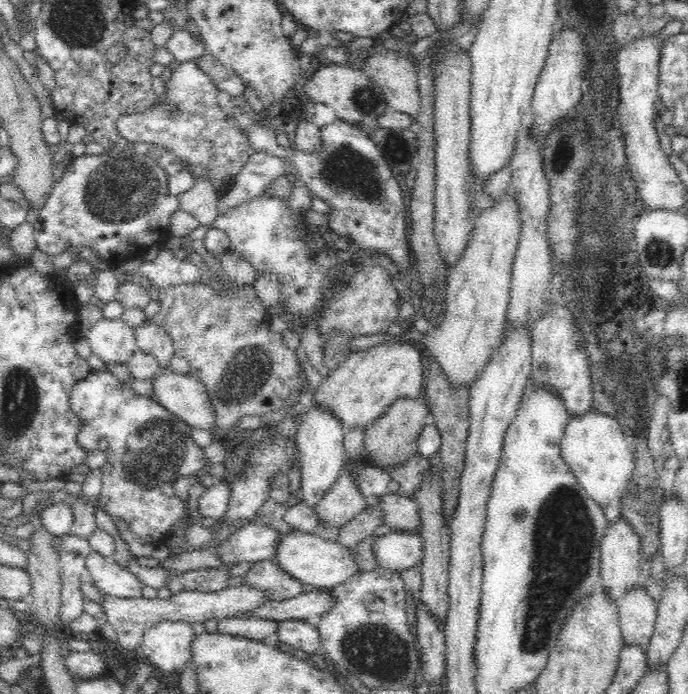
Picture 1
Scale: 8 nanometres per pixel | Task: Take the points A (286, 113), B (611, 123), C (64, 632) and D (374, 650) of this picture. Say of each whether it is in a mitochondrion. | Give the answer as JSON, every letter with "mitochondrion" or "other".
{"A":"other","B":"other","C":"other","D":"mitochondrion"}

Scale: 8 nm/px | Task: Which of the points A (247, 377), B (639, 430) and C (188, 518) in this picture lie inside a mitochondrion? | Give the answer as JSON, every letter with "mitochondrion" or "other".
{"A":"mitochondrion","B":"other","C":"other"}

